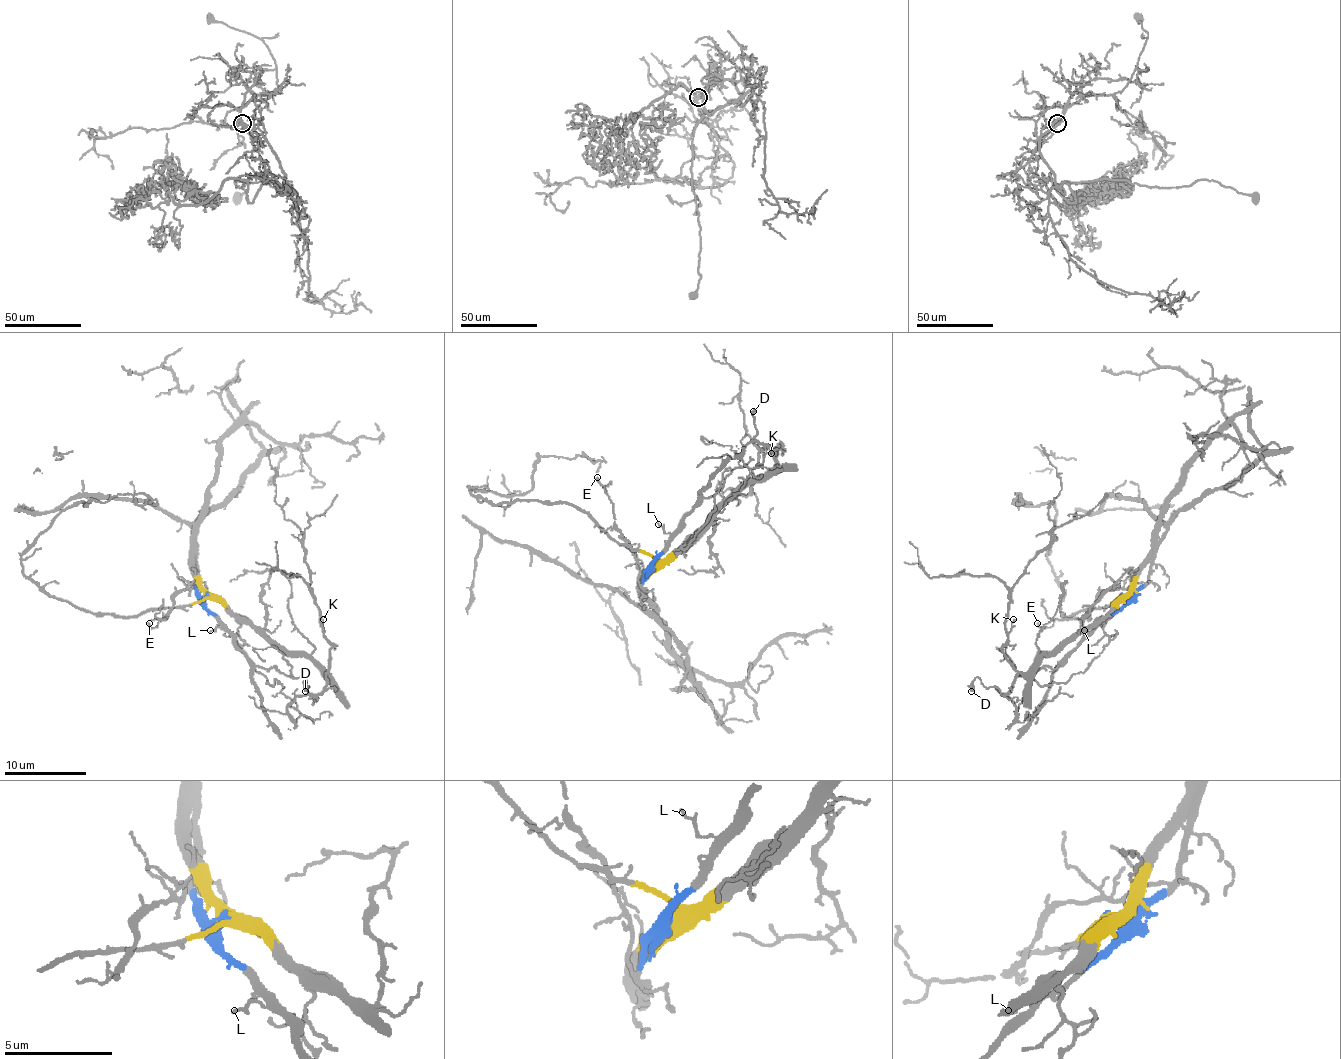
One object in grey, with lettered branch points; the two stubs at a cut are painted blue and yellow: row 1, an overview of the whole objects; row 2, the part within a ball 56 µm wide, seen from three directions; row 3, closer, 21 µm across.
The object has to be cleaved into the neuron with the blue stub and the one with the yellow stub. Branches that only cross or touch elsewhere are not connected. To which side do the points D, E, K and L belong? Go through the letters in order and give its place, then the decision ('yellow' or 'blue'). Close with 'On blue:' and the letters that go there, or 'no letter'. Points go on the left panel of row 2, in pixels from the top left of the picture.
D: place (305, 691); yellow
E: place (149, 623); blue
K: place (323, 619); yellow
L: place (210, 630); blue
On blue: E, L

